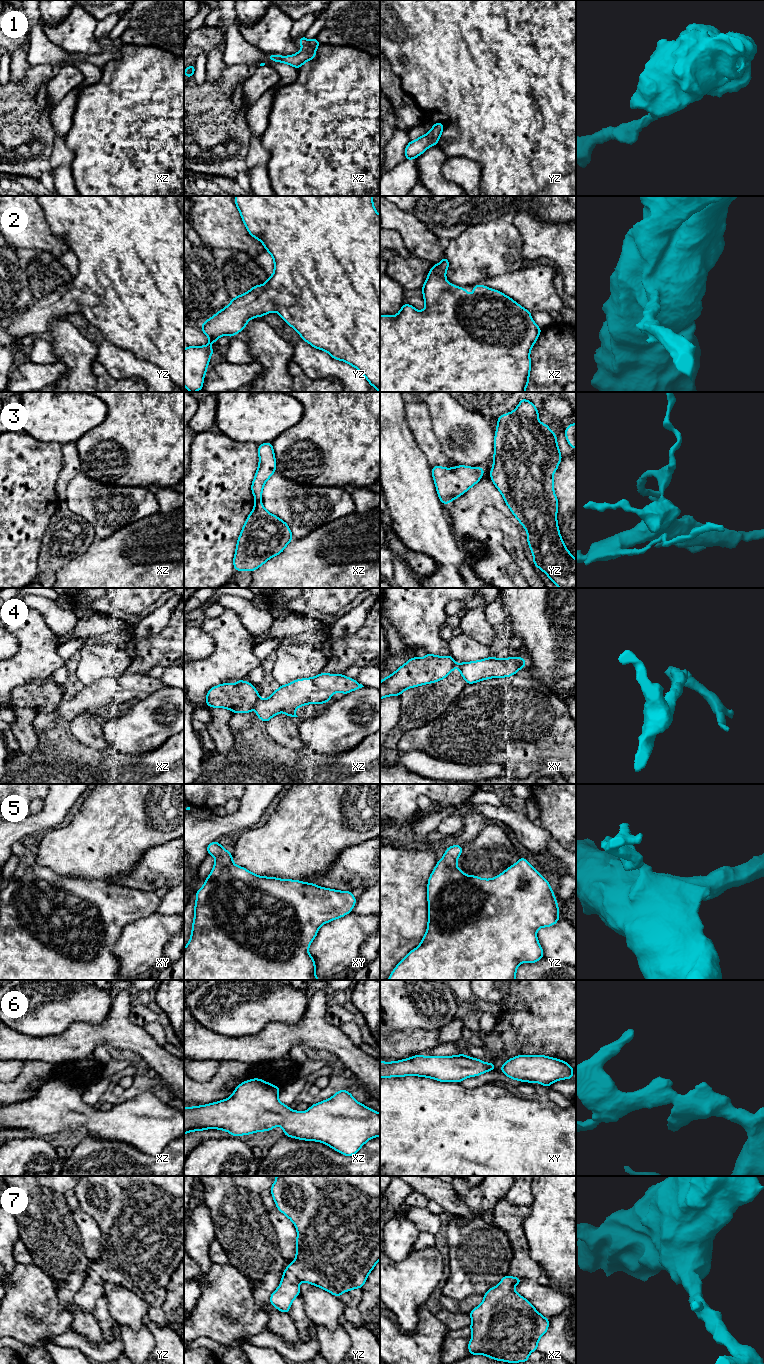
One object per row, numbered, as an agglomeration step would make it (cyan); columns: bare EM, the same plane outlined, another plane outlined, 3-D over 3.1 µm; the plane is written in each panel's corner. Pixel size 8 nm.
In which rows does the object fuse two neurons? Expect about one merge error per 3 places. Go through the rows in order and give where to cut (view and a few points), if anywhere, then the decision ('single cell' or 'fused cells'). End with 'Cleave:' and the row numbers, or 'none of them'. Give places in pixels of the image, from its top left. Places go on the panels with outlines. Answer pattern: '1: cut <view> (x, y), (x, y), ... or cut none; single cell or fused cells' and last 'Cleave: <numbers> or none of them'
1: cut none; single cell
2: cut none; single cell
3: cut xz (255, 500), (259, 501); fused cells
4: cut xz (260, 700), (254, 707); fused cells
5: cut none; single cell
6: cut none; single cell
7: cut none; single cell
Cleave: 3, 4

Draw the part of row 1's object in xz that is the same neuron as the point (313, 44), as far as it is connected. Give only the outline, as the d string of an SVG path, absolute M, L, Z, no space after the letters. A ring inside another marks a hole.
M305 35L298 42L303 48L296 54L290 56L268 54L268 58L272 61L282 62L299 69L305 62L315 58L315 50L319 47L320 43L316 38L308 41Z

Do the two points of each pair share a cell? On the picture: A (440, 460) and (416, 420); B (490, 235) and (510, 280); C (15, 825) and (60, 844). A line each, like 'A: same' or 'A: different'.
A: same
B: different
C: different

